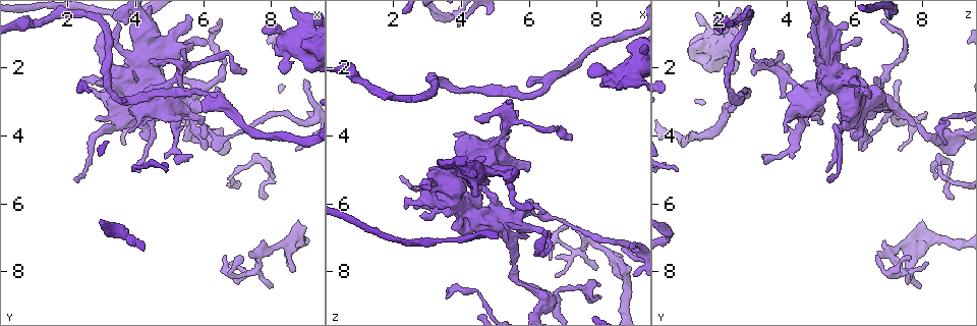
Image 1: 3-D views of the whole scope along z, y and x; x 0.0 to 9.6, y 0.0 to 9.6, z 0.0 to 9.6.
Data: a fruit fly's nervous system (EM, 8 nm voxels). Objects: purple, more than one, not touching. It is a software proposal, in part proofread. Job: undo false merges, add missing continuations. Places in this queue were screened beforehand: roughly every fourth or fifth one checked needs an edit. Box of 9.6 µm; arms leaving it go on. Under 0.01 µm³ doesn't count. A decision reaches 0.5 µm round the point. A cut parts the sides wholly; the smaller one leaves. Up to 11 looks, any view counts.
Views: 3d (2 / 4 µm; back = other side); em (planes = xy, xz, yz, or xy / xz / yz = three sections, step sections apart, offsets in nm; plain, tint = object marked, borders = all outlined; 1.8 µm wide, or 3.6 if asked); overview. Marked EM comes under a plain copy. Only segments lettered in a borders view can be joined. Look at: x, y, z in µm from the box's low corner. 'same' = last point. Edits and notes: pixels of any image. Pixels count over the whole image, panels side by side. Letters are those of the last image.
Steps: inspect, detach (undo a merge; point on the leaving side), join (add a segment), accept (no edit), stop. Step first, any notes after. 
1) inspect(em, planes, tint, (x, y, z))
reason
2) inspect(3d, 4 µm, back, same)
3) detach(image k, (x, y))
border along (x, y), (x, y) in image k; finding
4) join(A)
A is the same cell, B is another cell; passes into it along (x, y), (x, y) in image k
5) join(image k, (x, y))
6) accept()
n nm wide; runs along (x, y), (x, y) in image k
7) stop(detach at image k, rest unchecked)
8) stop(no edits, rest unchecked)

inspect(3d, 4 µm, (7.80, 0.95, 2.10))
free end

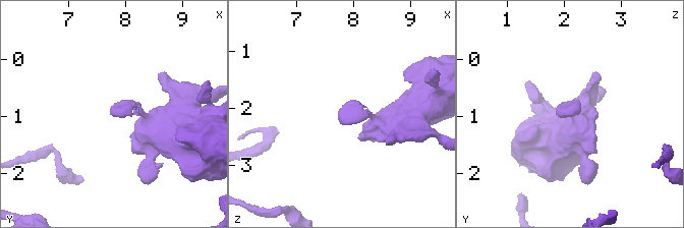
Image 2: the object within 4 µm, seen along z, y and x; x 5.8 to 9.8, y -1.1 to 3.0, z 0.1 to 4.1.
inspect(em, xz, step 4, borders, (7.75, 1.00, 2.15))
shape alone is not enough

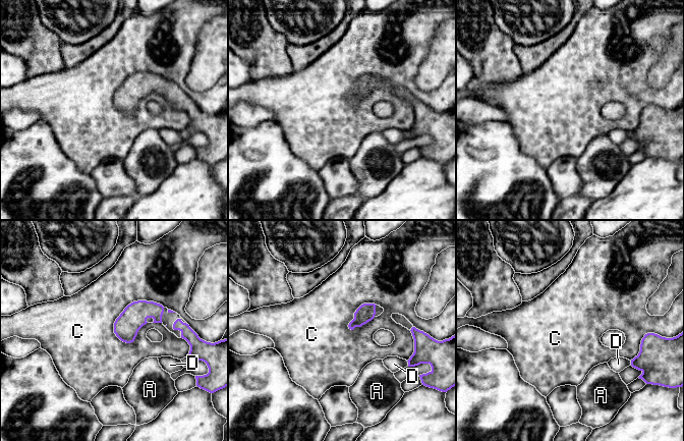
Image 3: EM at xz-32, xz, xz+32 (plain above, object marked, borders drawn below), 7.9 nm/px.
inspect(em, planes, borders, same)

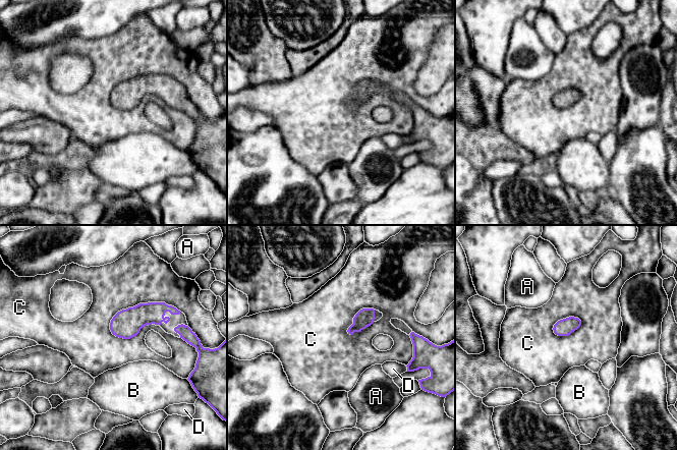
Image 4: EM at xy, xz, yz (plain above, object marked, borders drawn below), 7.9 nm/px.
accept()
A, B, C and D are other cells; no lettered segment goes on from it

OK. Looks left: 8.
inspect(3d, 2 µm, (5.70, 4.55, 3.35))
branch stops here

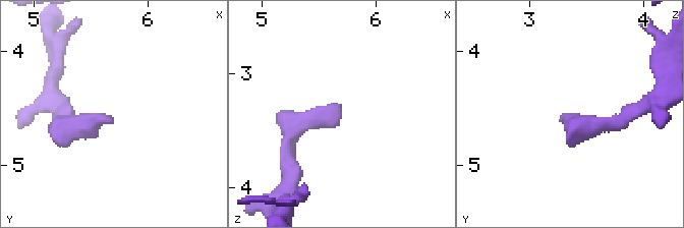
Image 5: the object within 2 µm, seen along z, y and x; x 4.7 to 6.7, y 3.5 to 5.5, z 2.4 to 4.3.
inspect(em, planes, borders, (5.68, 4.60, 3.32))

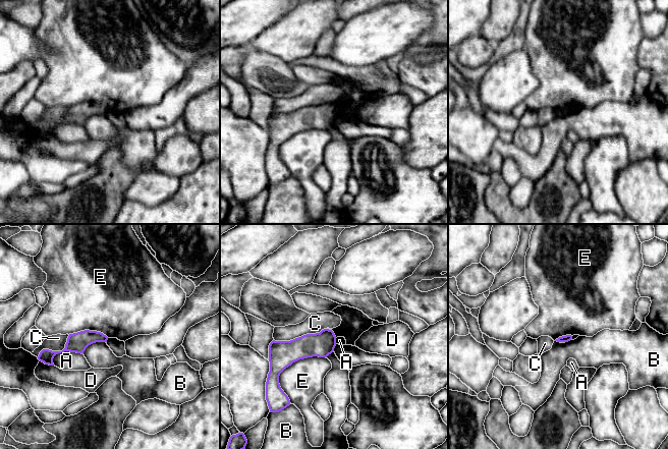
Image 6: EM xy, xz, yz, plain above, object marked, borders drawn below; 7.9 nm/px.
accept()
A, B, C, D and E are other cells; border along (325, 356), (293, 361), (278, 382) in image 6; none of them fits

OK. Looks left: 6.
inspect(3d, 4 µm, (3.25, 2.15, 5.40))
thin arm on a thick one

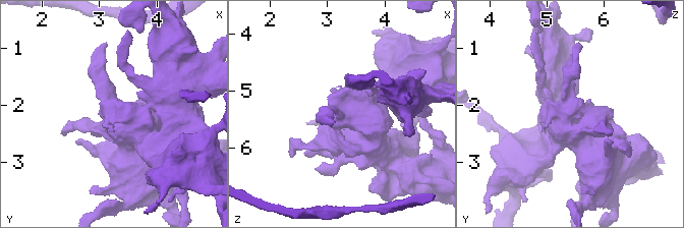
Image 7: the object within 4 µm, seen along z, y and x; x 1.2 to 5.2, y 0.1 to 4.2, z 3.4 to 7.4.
inspect(em, 3.6 µm, planes, borders, (3.20, 2.15, 5.35))
shape alone is not enough

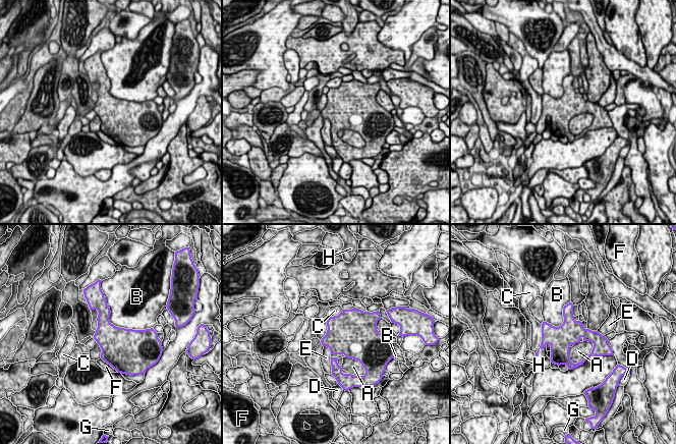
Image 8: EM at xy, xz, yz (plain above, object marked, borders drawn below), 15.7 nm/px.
accept()
400 nm wide; A, B, C, D, E, F, G and H are other cells; border along (330, 356), (332, 373) in image 8; one neuron here

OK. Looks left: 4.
inspect(em, yz, step 4, borders, (8.80, 6.55, 8.05))
branch stops here

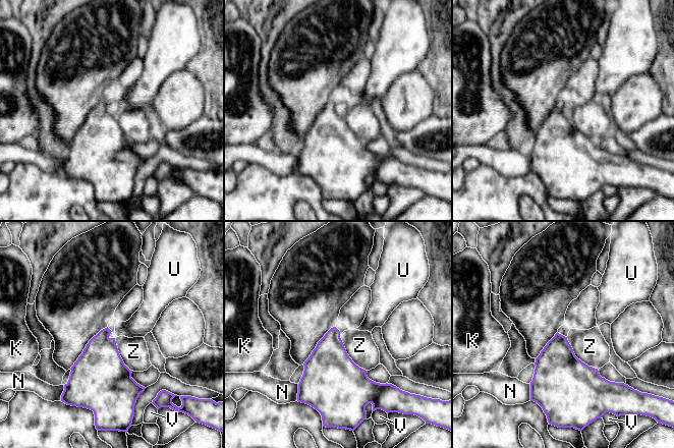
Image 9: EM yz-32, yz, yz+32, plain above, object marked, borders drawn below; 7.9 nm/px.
inspect(em, xz, step 16, borders, same)
cut it another way

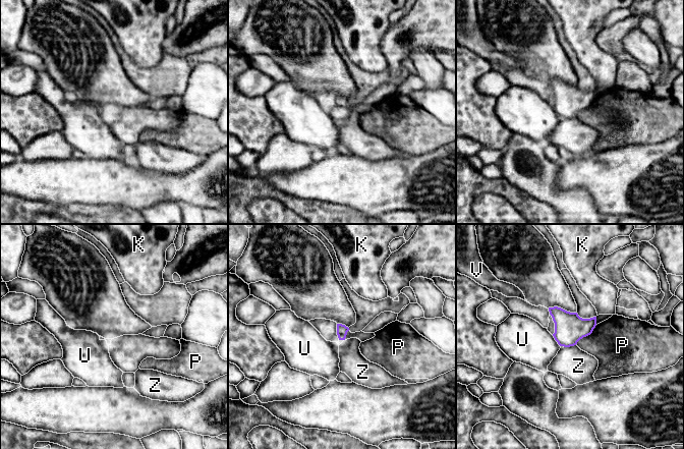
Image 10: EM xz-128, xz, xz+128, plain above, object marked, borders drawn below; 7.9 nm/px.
accept()
K, P, U, V and Z are other cells; border along (575, 344), (561, 346) in image 10; no lettered segment goes on from it

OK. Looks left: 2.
inspect(em, 3.6 µm, planes, tint, (7.35, 8.00, 7.40))
a fork

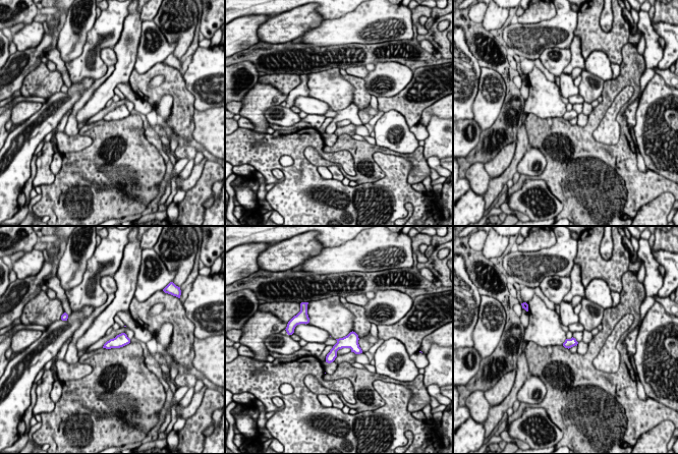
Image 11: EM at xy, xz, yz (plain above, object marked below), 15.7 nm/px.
inspect(em, 3.6 µm, planes, borders, same)
see the neighbours

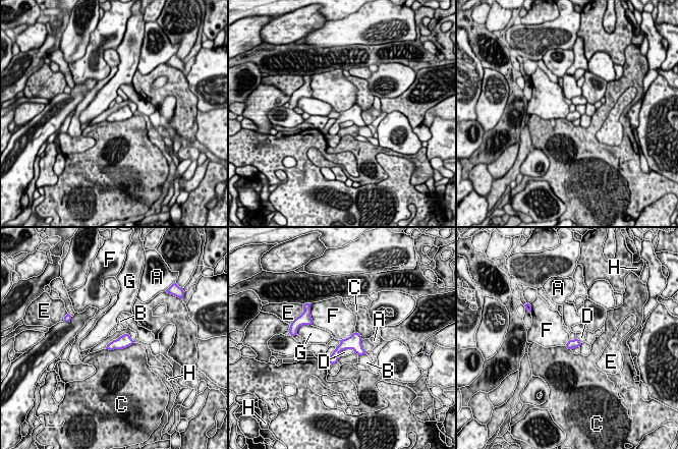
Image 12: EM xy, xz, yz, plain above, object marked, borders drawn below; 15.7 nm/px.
accept()
140 nm wide; A, B, C, D, E, F, G and H are other cells; border along (355, 332), (339, 340) in image 12; one neuron here

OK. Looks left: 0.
stop(no edits, rest unchecked)

